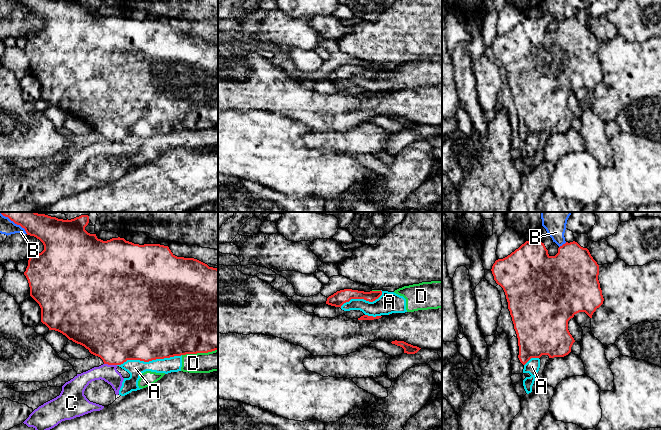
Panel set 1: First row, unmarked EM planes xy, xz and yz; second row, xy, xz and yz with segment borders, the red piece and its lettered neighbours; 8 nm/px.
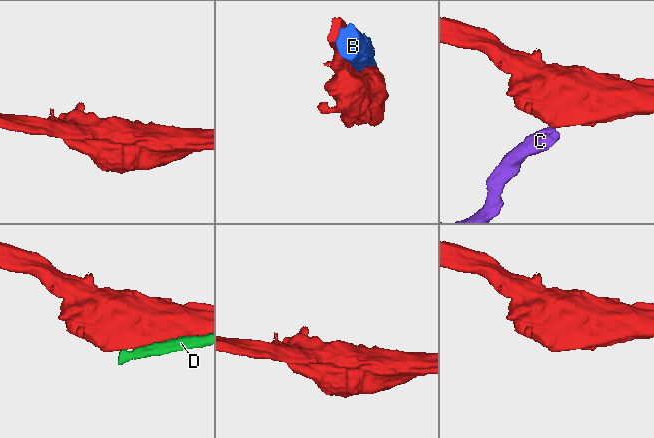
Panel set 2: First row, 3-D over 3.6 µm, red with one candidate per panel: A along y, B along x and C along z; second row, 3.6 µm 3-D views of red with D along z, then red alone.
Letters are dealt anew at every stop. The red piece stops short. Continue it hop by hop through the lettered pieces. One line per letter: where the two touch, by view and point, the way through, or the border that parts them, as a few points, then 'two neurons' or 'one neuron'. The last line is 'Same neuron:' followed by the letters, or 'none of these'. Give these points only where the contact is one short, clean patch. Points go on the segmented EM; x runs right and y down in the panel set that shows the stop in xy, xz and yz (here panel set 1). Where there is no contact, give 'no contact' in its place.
A: meets red in xy at (149, 360); two neurons
B: meets red in yz at (563, 244); two neurons
C: meets red in xy at (110, 364); two neurons
D: meets red in xy at (199, 352); two neurons
Same neuron: none of these

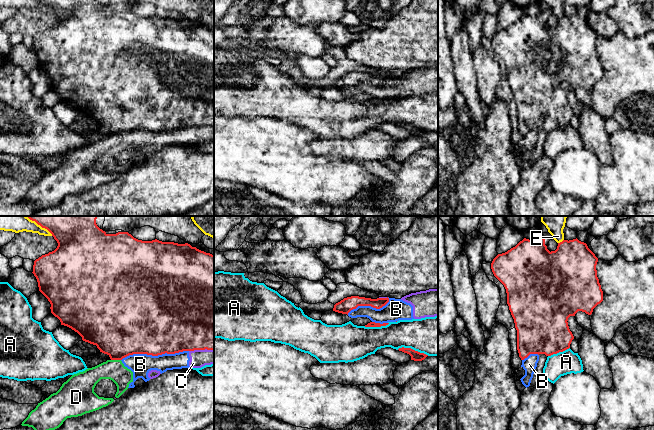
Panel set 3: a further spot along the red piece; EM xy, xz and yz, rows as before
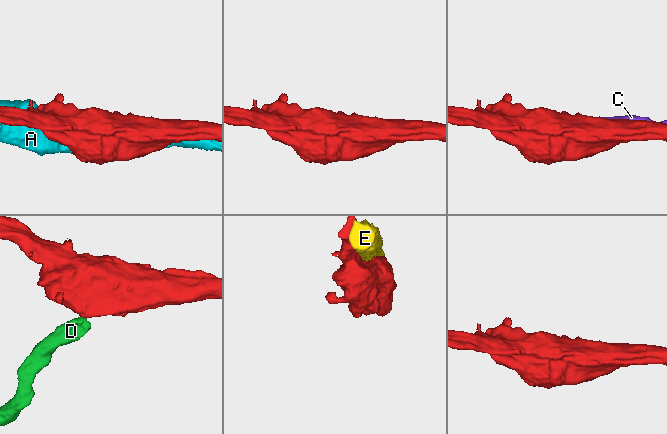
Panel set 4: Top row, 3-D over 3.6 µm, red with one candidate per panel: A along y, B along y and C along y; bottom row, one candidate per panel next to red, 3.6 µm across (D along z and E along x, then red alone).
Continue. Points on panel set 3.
A: meets red in xz at (412, 349); two neurons
B: meets red in xy at (154, 355); two neurons
C: meets red in xy at (201, 349); two neurons
D: meets red in xy at (116, 359); two neurons
E: meets red in xy at (39, 224); two neurons
Same neuron: none of these

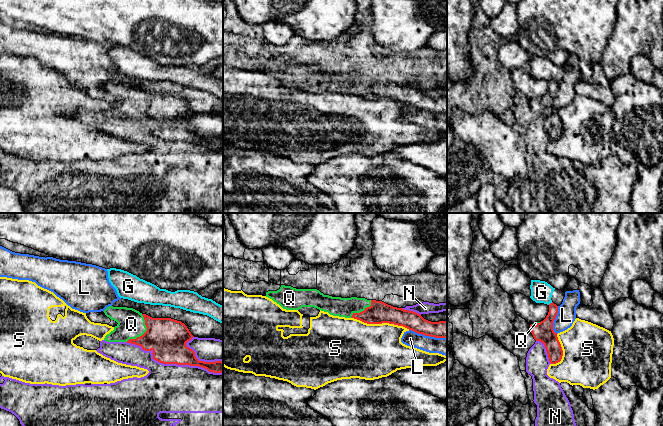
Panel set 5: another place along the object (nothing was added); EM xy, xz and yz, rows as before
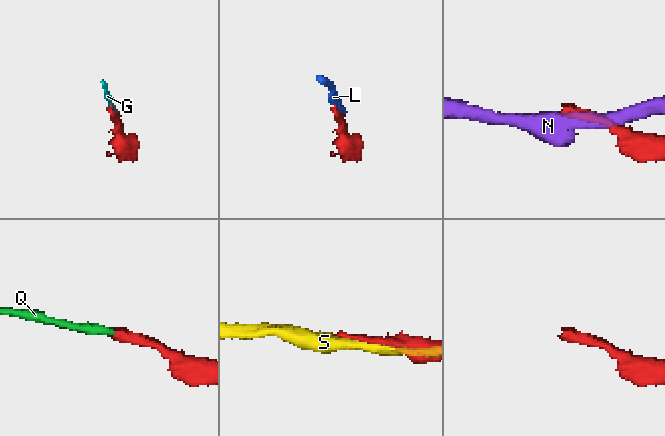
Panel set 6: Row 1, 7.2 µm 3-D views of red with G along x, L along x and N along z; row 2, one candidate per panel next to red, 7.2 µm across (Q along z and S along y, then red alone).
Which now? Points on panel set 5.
G: meets red in yz at (550, 303); two neurons
L: meets red in xz at (428, 335); two neurons
N: meets red in xy at (171, 363); two neurons
Q: meets red in xy at (145, 332); runs through xy (167, 337), (145, 332), (131, 324); one neuron
S: meets red in xz at (380, 323); two neurons
Same neuron: Q

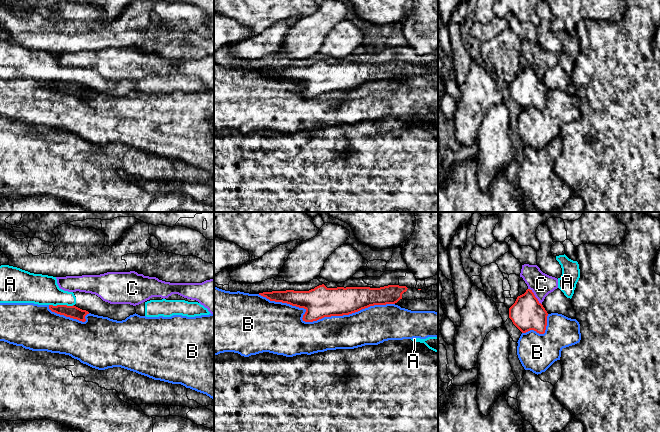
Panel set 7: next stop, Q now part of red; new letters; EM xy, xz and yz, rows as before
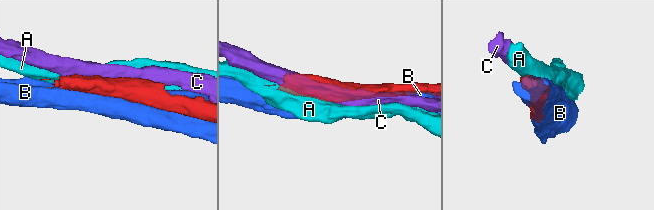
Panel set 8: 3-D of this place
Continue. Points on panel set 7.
A: meets red in xy at (61, 305); two neurons
B: meets red in xz at (321, 318); two neurons
C: meets red in yz at (534, 296); two neurons
Same neuron: none of these

